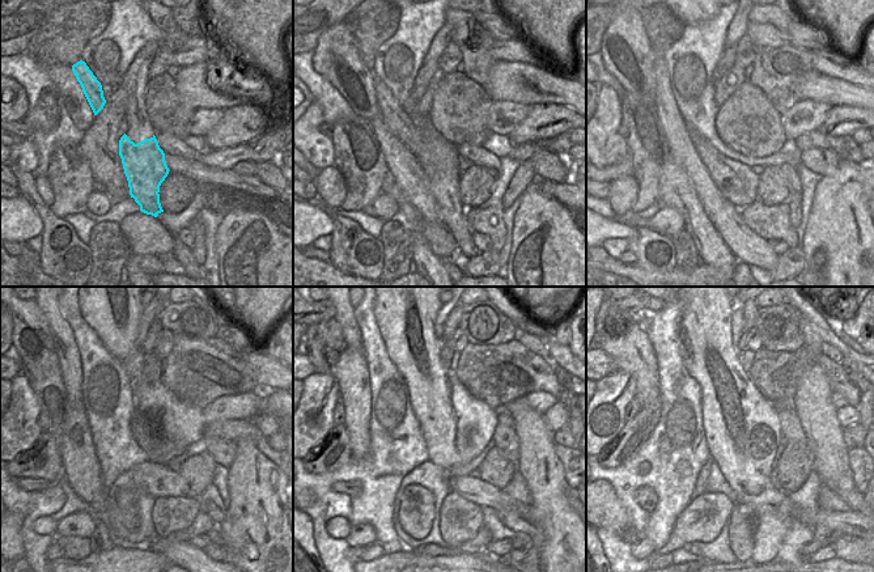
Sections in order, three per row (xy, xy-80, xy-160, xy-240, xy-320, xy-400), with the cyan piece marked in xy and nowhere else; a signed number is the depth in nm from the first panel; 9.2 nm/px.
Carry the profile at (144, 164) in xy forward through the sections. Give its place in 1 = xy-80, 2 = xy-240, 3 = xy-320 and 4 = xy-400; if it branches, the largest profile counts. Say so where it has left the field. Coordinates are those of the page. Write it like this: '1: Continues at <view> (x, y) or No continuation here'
1: Continues at xy-80 (438, 161)
2: Continues at xy-240 (153, 479)
3: Continues at xy-320 (474, 490)
4: Continues at xy-400 (851, 522)

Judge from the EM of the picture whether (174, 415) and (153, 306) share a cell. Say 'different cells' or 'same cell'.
different cells

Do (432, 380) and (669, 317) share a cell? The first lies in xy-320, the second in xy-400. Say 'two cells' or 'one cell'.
two cells

